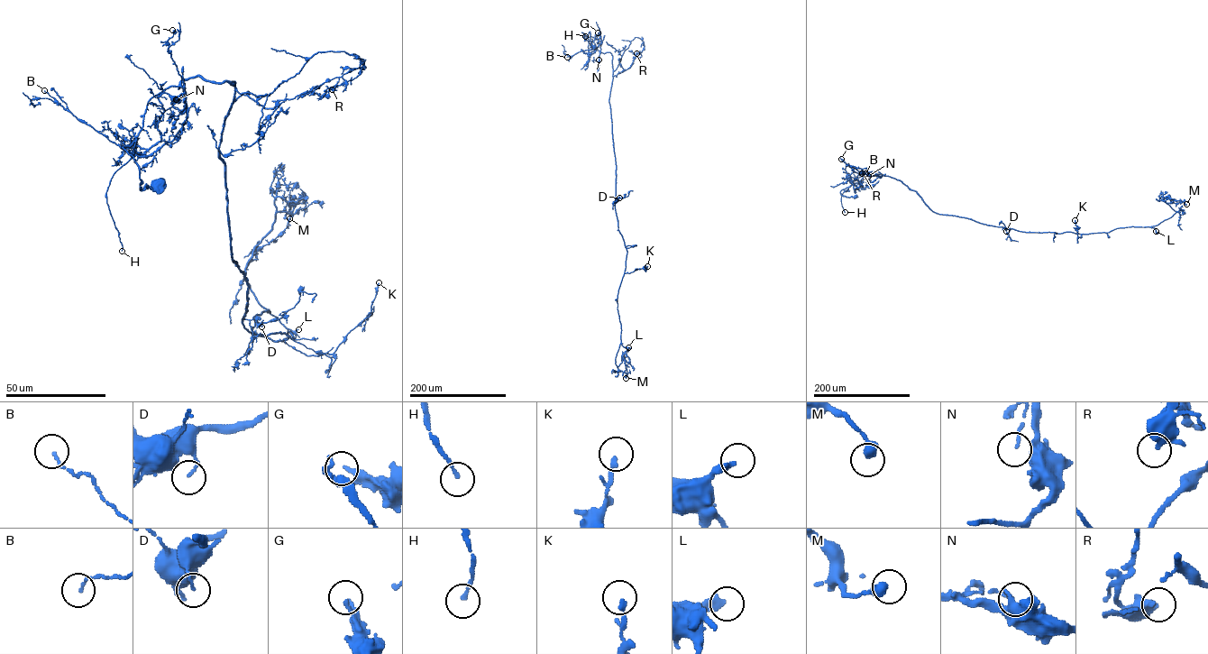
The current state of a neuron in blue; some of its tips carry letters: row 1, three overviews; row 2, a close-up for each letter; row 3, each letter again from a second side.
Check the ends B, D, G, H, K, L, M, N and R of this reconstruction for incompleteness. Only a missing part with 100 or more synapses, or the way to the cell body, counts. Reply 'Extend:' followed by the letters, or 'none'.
Extend: none

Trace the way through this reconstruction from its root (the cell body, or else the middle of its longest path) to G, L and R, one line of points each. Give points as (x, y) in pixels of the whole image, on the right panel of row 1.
G: (855, 196), (846, 197), (840, 192), (851, 185), (859, 172), (854, 172), (841, 159)
L: (855, 196), (840, 191), (862, 170), (878, 171), (935, 212), (987, 225), (1156, 231)
R: (855, 196), (846, 197), (840, 191), (851, 185), (861, 170), (884, 175), (866, 175), (862, 170), (862, 173)

